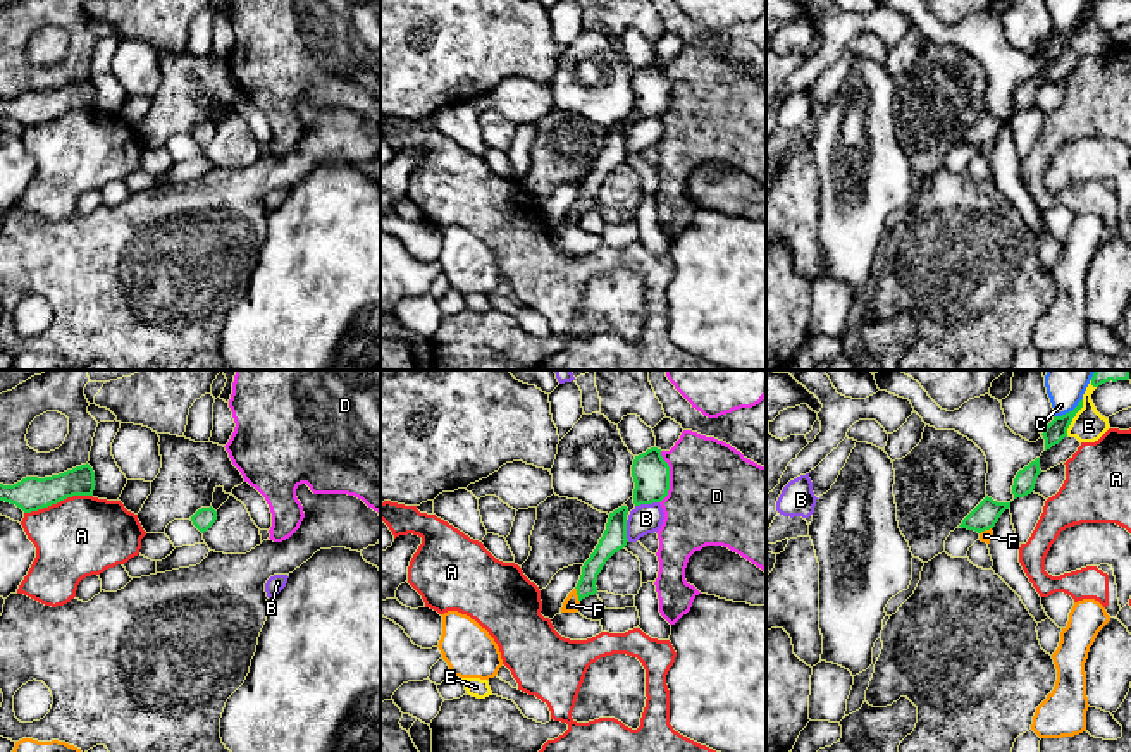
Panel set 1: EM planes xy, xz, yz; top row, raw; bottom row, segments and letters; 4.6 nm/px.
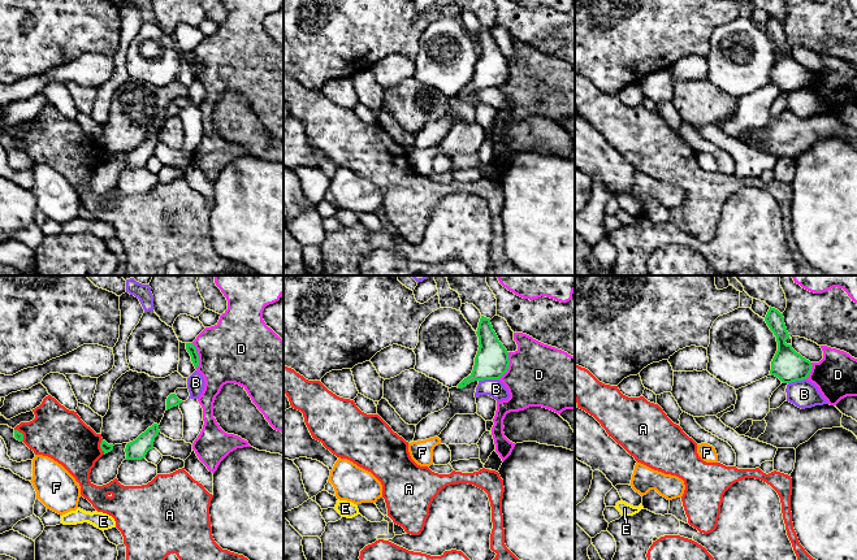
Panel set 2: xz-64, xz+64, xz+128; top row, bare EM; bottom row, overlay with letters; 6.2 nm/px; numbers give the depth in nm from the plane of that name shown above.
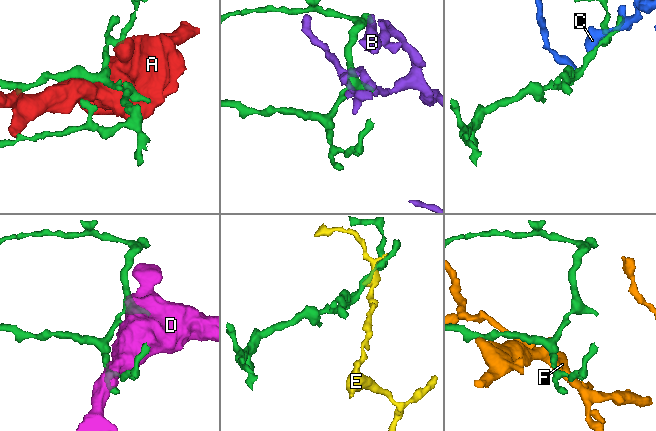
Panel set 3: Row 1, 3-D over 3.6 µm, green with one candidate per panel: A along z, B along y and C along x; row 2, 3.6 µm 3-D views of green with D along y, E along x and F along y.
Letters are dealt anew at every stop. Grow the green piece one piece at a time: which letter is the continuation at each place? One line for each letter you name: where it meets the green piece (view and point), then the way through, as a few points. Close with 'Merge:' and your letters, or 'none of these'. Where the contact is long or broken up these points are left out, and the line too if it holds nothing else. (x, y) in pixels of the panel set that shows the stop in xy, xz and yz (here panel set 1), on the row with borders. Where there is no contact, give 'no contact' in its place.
Merge: none of these

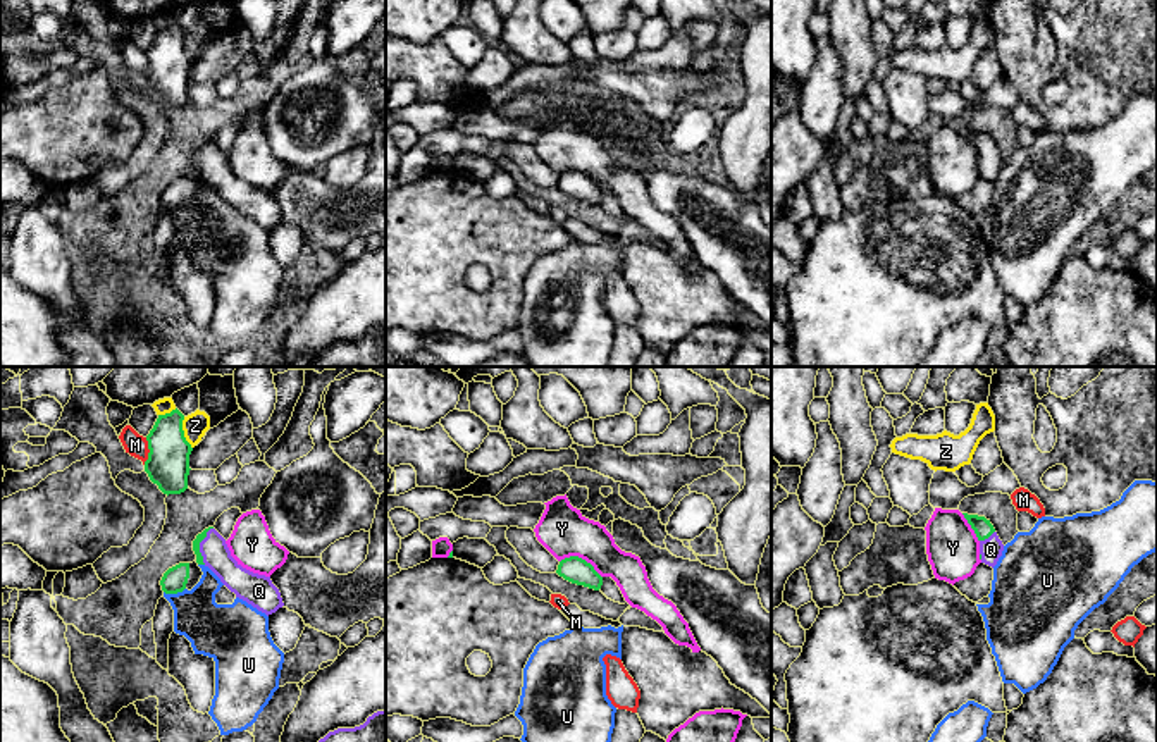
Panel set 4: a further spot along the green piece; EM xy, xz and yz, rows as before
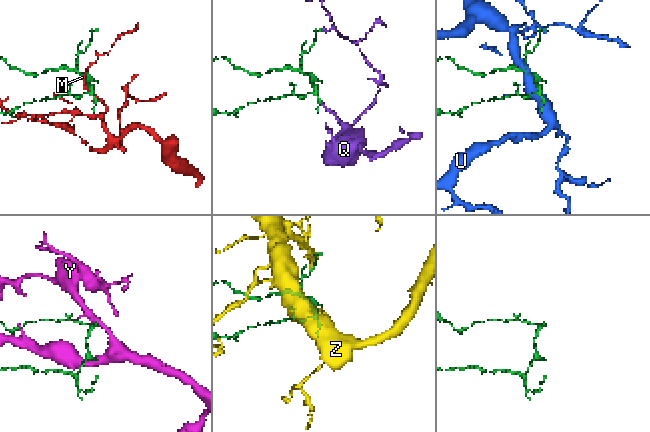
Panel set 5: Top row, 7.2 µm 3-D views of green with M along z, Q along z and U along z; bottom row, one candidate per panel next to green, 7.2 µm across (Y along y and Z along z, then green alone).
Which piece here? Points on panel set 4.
Q: xy (198, 546) | across xy (202, 536), (198, 546), (214, 550)
Merge: Q

